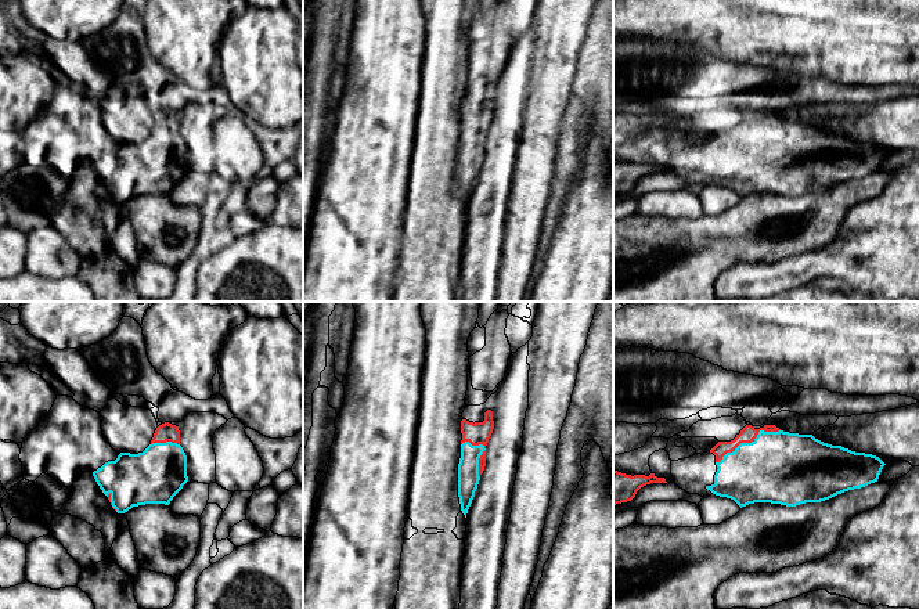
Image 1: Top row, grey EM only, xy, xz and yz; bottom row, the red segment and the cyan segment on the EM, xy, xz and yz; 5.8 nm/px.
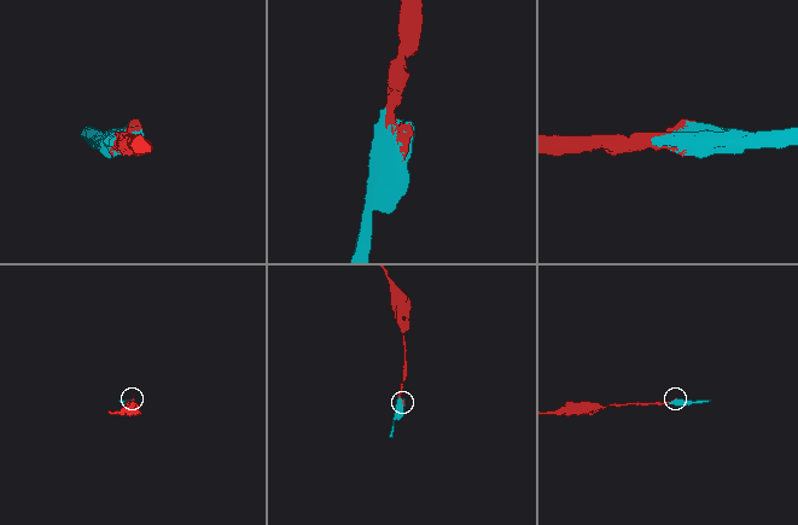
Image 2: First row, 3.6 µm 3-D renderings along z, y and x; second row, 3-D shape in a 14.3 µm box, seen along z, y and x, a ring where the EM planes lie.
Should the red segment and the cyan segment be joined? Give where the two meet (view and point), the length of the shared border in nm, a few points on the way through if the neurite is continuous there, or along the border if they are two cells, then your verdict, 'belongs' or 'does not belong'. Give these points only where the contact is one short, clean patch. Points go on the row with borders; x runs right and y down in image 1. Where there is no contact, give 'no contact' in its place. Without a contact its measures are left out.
contact yz (748, 442); length 420 nm; belongs

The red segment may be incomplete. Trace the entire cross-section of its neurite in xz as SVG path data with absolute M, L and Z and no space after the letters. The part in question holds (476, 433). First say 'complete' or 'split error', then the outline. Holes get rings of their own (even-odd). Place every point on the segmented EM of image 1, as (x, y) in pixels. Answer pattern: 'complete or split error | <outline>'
split error | M493 411L484 412L483 422L461 421L461 458L458 464L458 497L466 518L480 475L486 466L486 446L494 429Z

